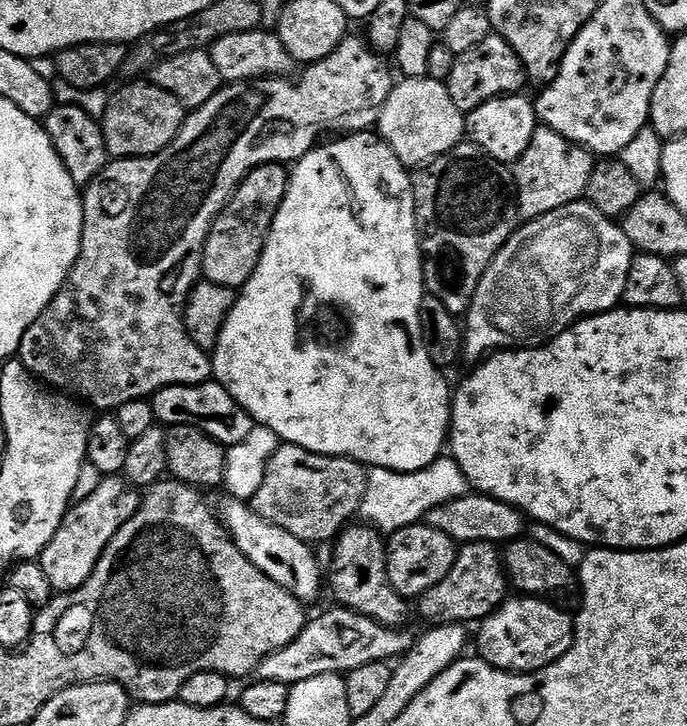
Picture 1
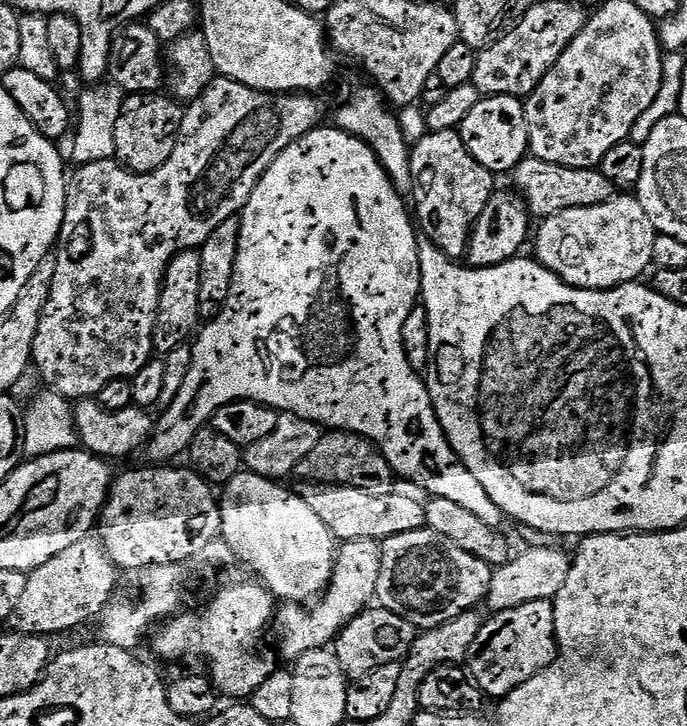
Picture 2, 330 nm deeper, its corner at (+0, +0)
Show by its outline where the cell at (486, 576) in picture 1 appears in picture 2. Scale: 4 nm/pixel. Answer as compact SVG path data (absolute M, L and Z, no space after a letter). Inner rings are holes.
M369 606L358 613L336 637L334 651L338 658L338 666L342 666L349 681L357 680L362 678L362 674L370 674L387 663L403 661L412 649L417 635L418 629L406 622L406 618L379 606Z

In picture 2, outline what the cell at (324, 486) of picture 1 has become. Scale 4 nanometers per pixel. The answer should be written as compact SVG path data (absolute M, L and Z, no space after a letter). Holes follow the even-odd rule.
M332 430L321 435L318 446L314 446L314 450L310 450L310 454L306 454L298 472L299 475L304 475L301 477L312 482L345 484L374 494L386 494L393 491L394 488L392 467L386 462L386 458L381 454L380 449L372 441L353 432Z

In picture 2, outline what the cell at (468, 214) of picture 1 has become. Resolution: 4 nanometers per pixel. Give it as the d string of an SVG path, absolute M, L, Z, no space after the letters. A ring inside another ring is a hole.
M442 130L441 132L428 132L418 141L417 144L410 148L412 154L412 183L414 185L414 197L416 196L416 208L414 204L414 220L418 225L419 231L422 233L423 239L429 240L434 247L442 250L447 256L453 258L460 258L468 251L469 243L472 239L472 225L482 214L482 210L486 210L486 202L490 202L493 192L497 191L498 184L496 184L497 177L490 170L486 170L486 166L482 166L472 157L470 150L466 150L466 146L462 142L459 131L456 130Z

